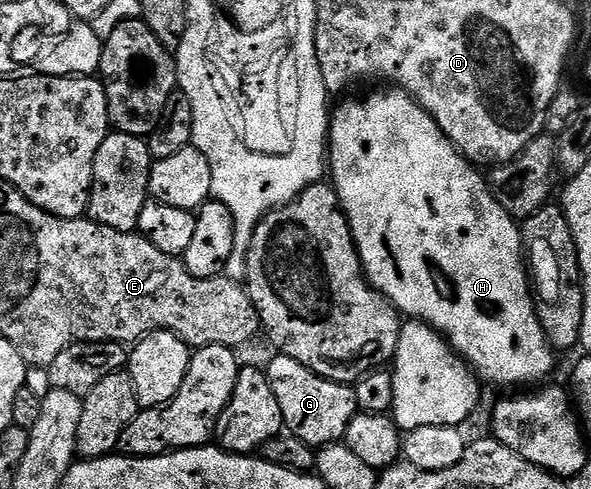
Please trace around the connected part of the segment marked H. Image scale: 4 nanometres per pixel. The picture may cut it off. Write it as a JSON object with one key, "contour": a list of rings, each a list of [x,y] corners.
{"contour":[[[398,86],[384,88],[387,88],[384,92],[375,92],[364,100],[351,100],[348,104],[341,105],[336,112],[334,109],[329,120],[329,176],[332,176],[330,179],[333,181],[334,190],[351,227],[355,249],[358,250],[359,260],[363,263],[363,275],[404,317],[430,324],[436,332],[442,334],[447,343],[471,365],[480,381],[488,380],[489,383],[500,384],[503,388],[509,387],[510,384],[531,386],[536,382],[546,381],[543,379],[555,368],[557,352],[551,347],[551,341],[548,340],[547,332],[541,326],[535,309],[533,284],[529,279],[529,265],[523,247],[523,233],[516,217],[503,209],[498,195],[492,191],[489,184],[487,189],[487,184],[479,173],[482,171],[451,143],[451,139],[440,130],[434,118],[416,100],[412,100],[408,92]]]}

